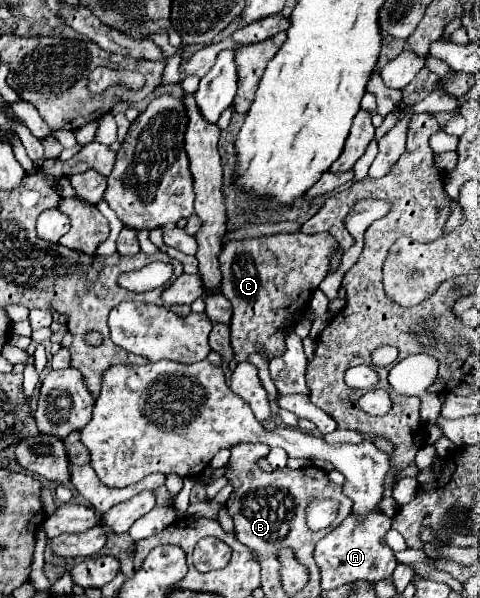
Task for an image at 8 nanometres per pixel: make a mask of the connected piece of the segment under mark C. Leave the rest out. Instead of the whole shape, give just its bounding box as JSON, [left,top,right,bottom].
[219,232,337,362]

